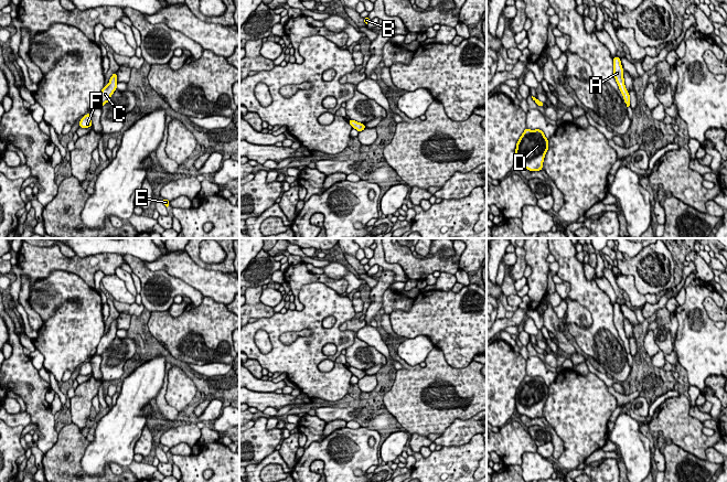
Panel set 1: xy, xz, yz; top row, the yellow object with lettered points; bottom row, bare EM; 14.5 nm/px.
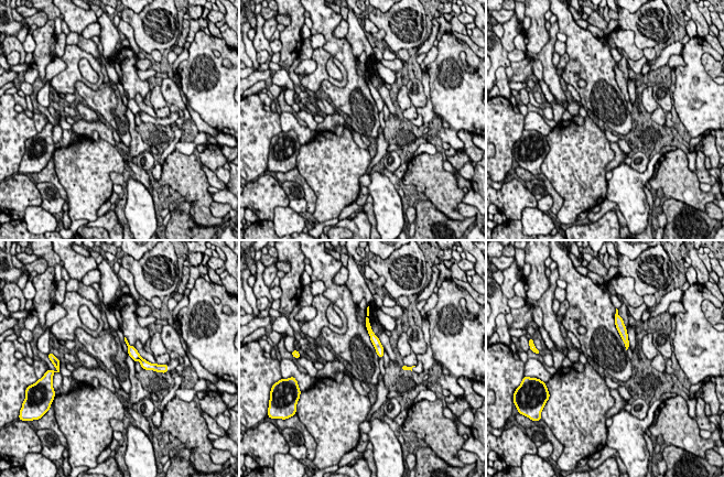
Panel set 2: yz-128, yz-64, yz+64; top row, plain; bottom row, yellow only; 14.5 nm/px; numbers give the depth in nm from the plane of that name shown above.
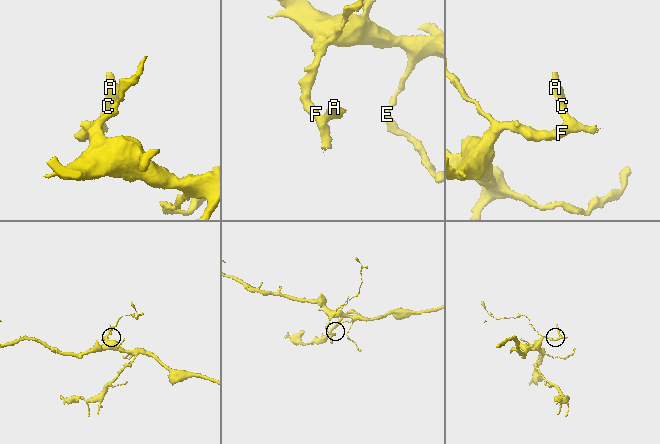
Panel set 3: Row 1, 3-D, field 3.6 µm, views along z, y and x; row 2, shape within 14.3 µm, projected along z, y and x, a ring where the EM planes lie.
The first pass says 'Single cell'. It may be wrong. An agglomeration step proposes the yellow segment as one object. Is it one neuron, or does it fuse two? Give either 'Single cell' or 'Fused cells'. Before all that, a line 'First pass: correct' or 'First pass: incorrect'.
First pass: correct
Single cell

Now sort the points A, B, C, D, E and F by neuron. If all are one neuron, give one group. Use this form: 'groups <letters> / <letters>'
groups A B C D E F

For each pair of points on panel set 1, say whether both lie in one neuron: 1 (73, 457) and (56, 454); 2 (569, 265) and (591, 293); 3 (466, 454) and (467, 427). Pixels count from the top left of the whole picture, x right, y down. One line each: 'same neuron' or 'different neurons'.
1: same neuron
2: same neuron
3: different neurons

